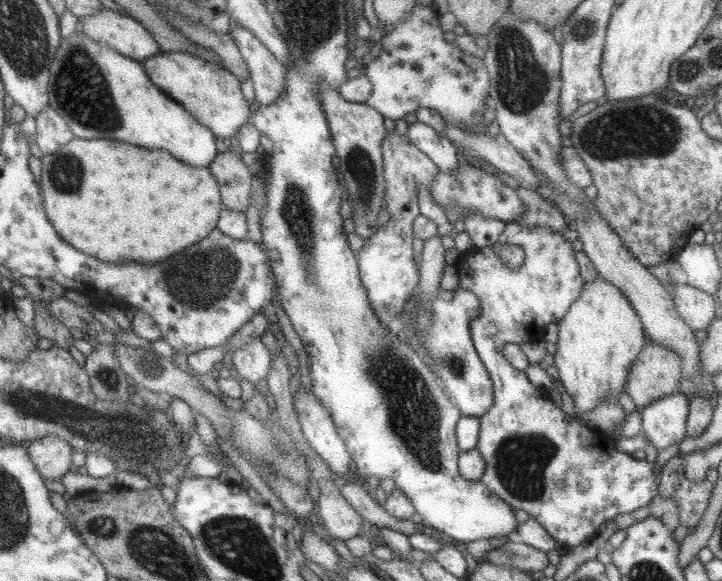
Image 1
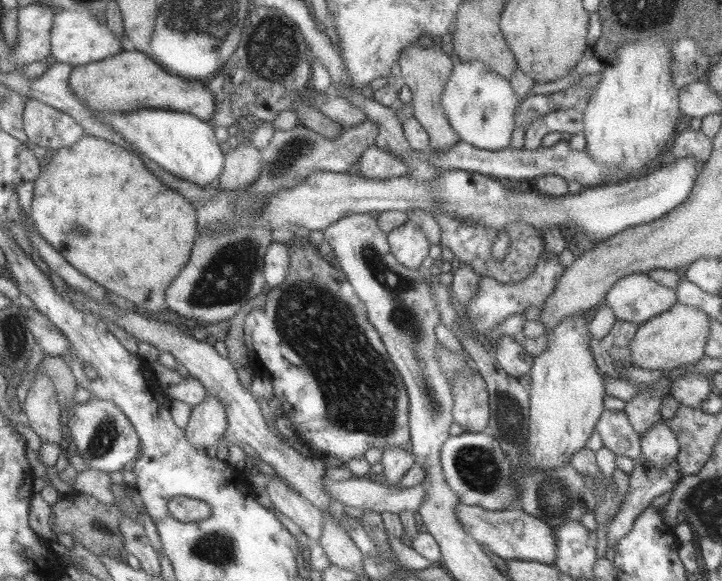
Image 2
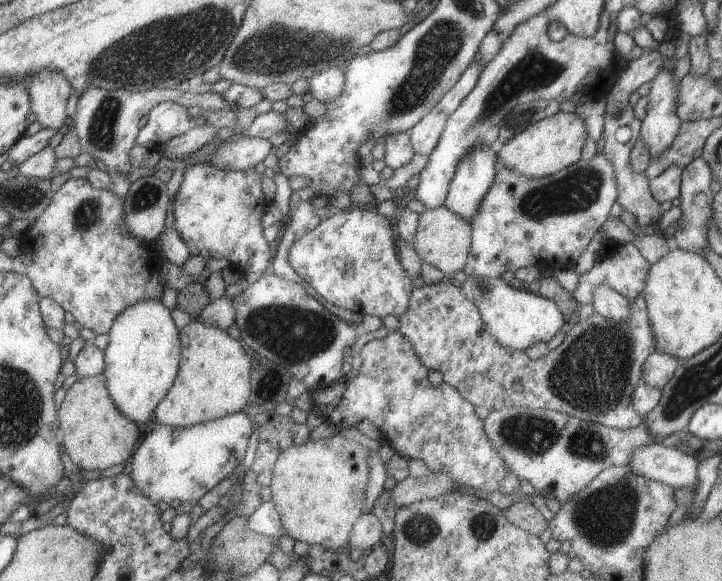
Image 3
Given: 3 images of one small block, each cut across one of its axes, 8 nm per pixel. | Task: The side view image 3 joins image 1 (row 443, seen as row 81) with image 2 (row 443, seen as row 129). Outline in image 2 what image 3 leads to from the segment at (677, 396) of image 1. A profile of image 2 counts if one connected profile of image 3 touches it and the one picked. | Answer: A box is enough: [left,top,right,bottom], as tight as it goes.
[640,421,679,469]

